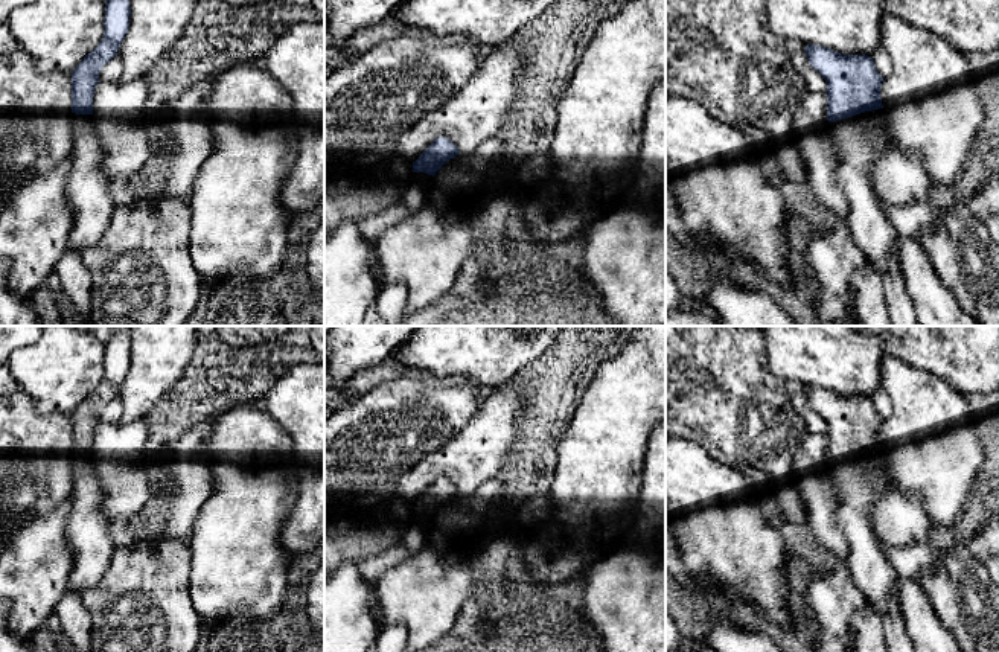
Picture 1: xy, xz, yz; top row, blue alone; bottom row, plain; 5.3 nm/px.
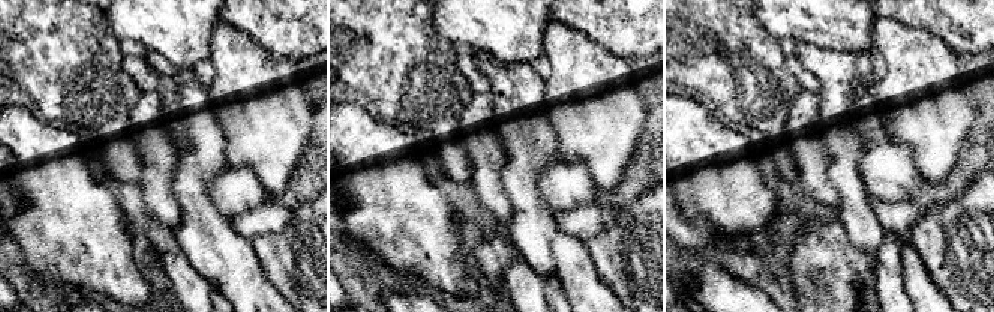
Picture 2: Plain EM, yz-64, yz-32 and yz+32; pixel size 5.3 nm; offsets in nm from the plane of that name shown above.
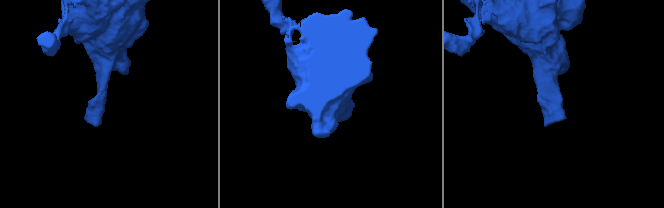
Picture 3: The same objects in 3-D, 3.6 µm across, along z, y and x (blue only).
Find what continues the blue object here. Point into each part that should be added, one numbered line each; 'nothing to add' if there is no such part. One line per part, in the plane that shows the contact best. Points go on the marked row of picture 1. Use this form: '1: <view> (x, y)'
1: yz (861, 139)

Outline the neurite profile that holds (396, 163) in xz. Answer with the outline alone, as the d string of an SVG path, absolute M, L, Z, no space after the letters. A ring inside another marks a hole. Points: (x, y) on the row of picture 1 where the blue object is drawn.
M393 155L372 169L352 165L324 166L324 227L334 232L340 224L376 215L391 206L402 204L411 181L413 161Z

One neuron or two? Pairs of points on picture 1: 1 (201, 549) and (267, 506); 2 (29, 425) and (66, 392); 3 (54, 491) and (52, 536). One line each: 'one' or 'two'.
1: one
2: two
3: two

